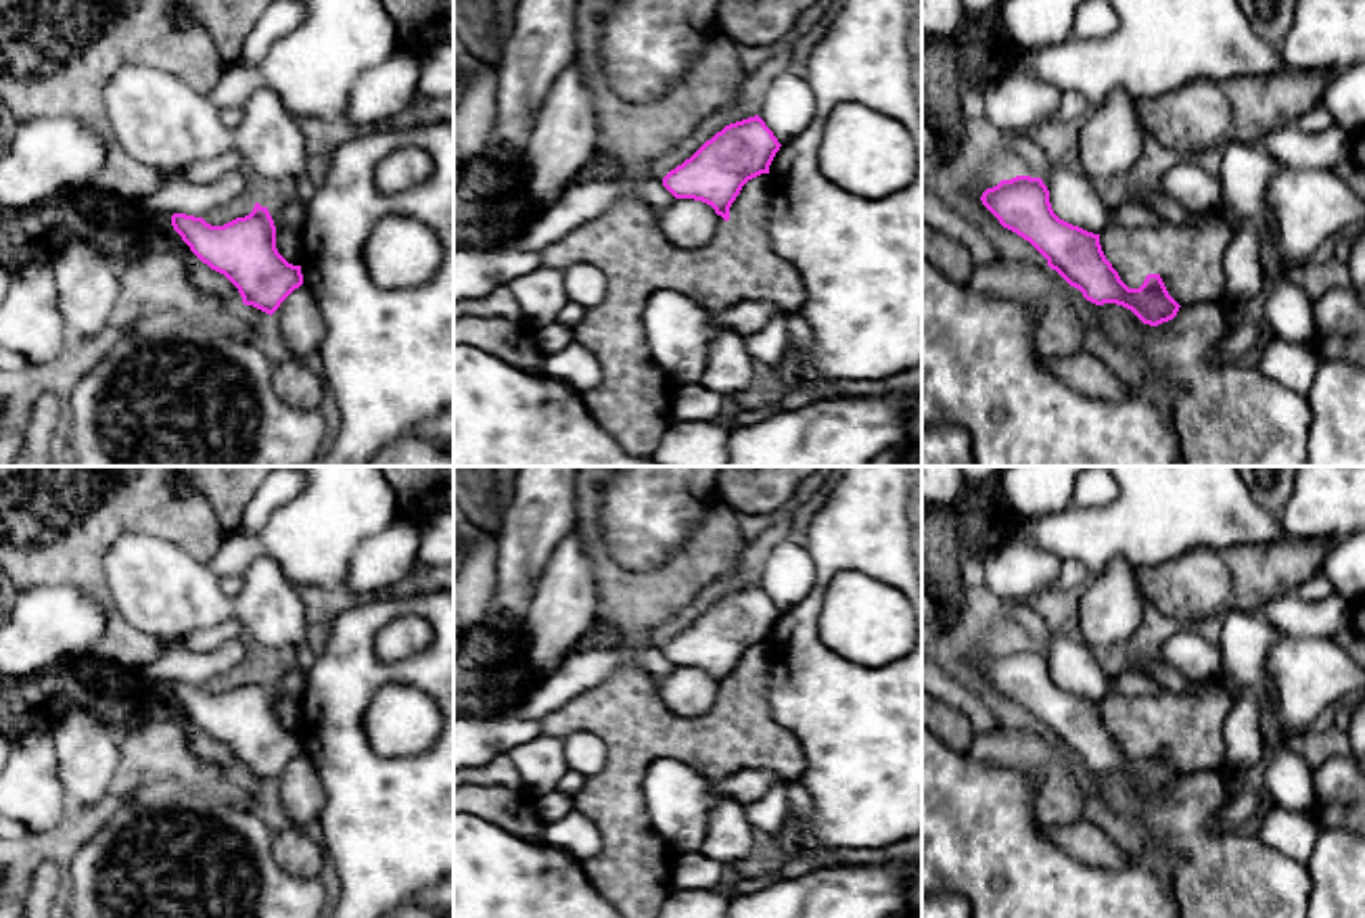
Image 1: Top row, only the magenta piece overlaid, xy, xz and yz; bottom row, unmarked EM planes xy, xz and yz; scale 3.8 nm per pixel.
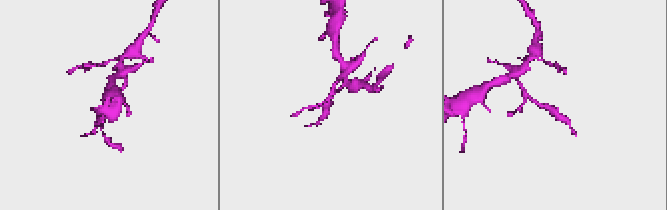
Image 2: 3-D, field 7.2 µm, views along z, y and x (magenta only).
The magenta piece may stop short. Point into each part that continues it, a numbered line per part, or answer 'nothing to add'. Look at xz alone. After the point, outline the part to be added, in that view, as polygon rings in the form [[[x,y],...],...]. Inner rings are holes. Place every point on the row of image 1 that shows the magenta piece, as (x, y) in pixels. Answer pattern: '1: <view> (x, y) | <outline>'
nothing to add

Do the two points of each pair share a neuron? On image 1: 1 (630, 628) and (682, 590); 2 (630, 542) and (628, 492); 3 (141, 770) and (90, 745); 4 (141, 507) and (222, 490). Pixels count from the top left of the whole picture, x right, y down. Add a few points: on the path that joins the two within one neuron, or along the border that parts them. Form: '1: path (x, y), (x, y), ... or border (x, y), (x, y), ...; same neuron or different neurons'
1: path (642, 615), (669, 590); same neuron
2: path (630, 530), (630, 505); same neuron
3: border (122, 739), (118, 770), (107, 791); different neurons
4: border (187, 488), (205, 498), (224, 534); different neurons

